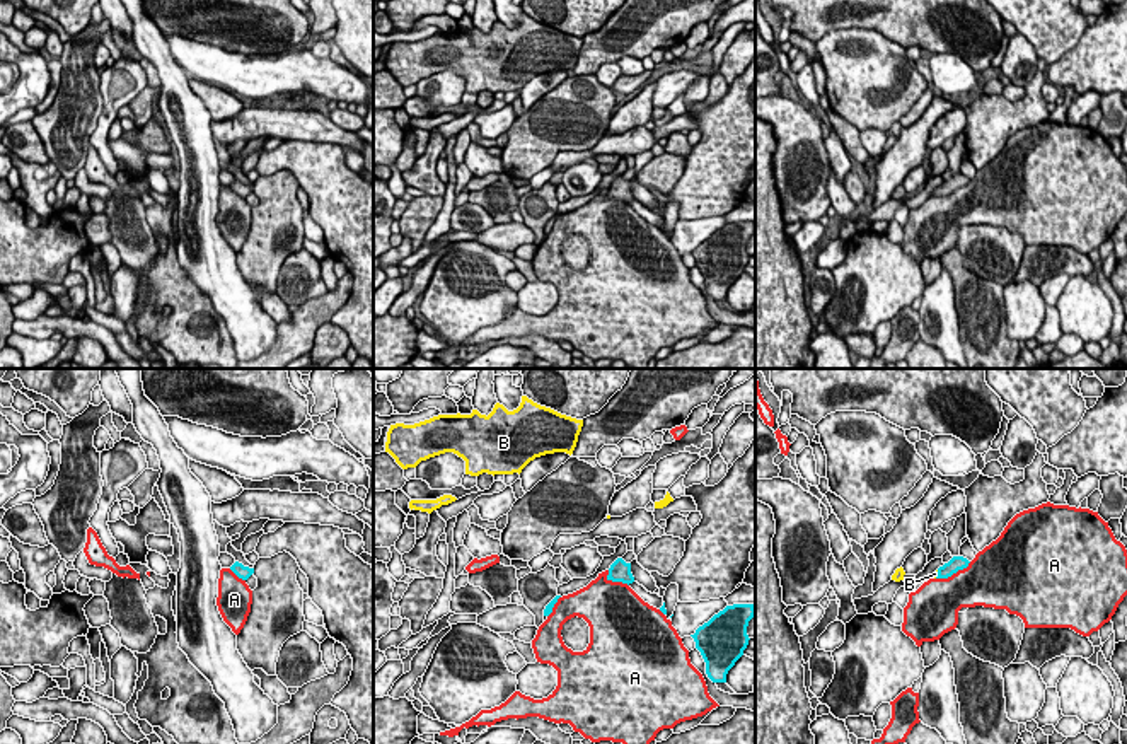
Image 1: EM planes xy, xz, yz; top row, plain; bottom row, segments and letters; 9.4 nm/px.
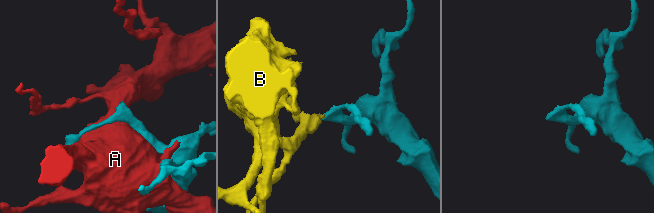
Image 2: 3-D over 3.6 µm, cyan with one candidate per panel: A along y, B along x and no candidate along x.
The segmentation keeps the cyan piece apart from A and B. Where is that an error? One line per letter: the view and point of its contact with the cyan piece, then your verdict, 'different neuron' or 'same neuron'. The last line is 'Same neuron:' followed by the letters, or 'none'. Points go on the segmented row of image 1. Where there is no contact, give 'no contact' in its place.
A: yz (953, 572) | different neuron
B: yz (938, 574) | same neuron
Same neuron: B

